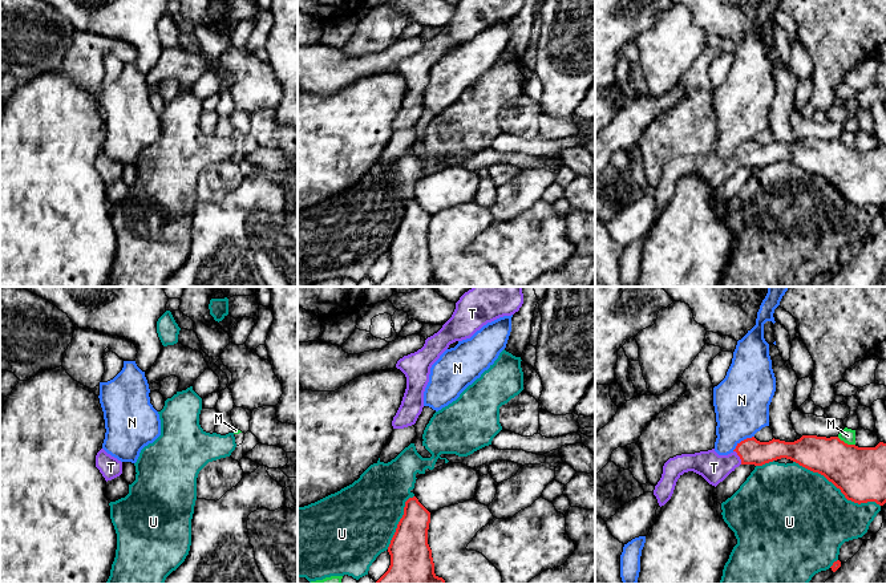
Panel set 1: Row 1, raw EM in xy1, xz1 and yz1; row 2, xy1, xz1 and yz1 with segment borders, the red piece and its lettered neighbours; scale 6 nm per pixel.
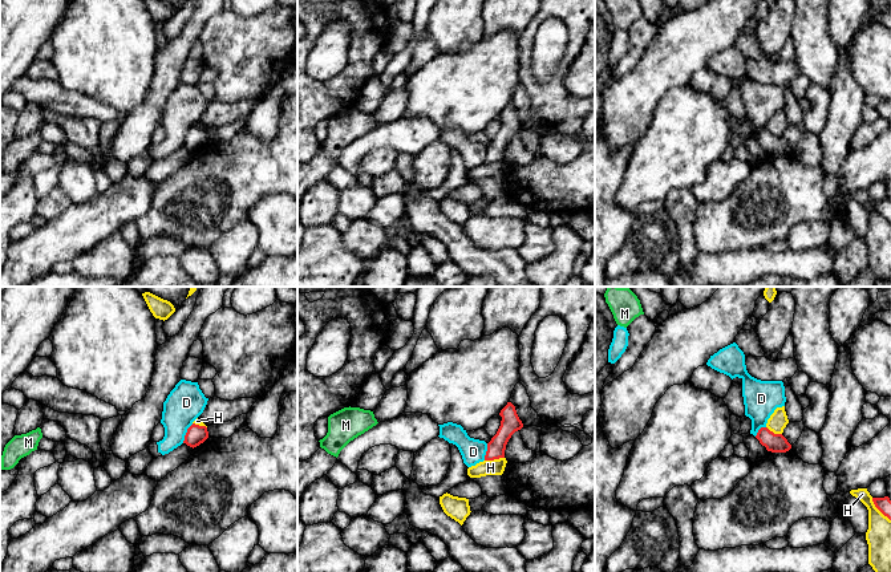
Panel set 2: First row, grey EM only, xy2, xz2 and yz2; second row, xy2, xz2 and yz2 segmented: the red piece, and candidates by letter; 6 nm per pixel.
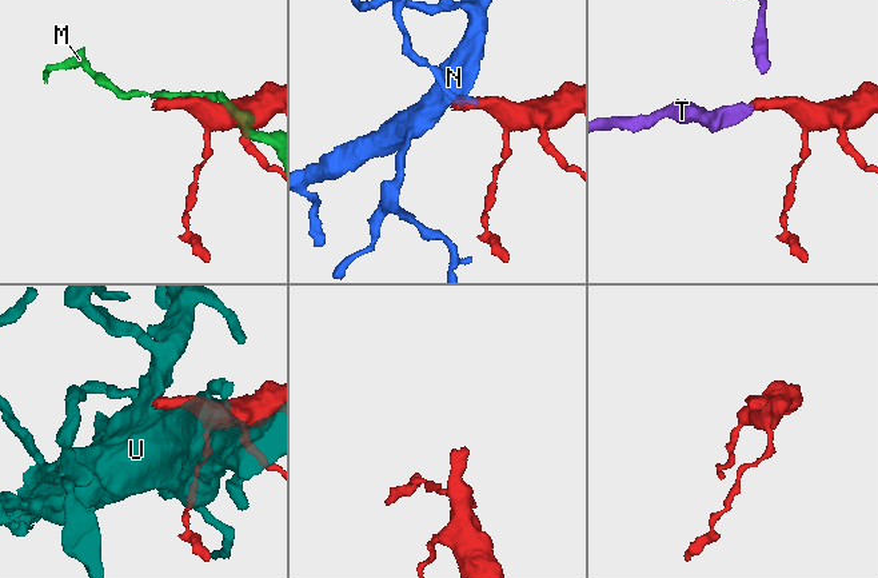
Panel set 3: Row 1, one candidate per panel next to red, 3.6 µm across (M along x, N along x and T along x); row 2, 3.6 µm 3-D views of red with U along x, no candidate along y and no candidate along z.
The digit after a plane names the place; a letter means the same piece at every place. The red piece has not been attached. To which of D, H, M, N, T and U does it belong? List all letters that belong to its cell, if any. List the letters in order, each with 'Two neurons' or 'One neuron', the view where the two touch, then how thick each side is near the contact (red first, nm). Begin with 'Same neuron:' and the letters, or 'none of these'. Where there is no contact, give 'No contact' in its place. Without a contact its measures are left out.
Same neuron: T
D: Two neurons. Touches red in xy2. Thickness 120 nm (red) against 220 nm
H: Two neurons. Touches red in xz2. Thickness 120 nm (red) against 100 nm
M: Two neurons. Touches red in yz1. Thickness 320 nm (red) against 90 nm
N: Two neurons. Touches red in yz1. Thickness 160 nm (red) against 340 nm
T: One neuron. Touches red in yz1. Thickness 160 nm (red) against 170 nm
U: Two neurons. Touches red in yz1. Thickness 320 nm (red) against 500 nm

